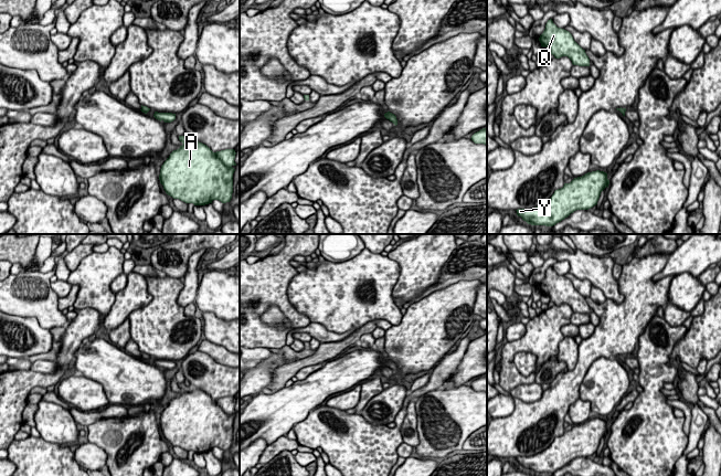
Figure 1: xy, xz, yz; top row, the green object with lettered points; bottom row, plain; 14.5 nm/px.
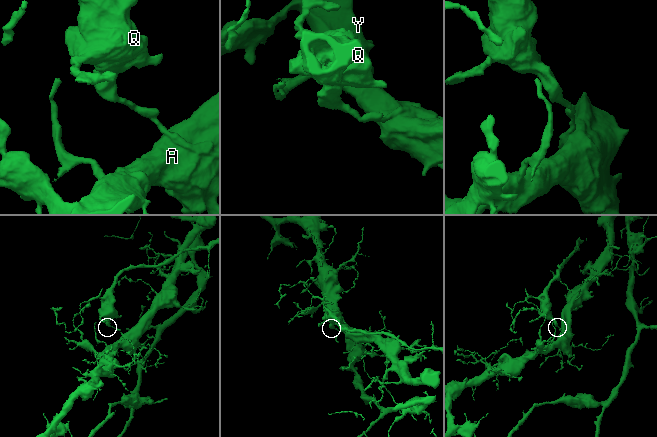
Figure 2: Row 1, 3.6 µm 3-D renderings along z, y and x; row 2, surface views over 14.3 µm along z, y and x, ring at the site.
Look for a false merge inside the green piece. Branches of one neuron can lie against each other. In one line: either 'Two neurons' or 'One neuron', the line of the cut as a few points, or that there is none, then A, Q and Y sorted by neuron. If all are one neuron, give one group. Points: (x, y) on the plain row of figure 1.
Two neurons. Split along xz (395, 366), (392, 369). Groups: A Y / Q

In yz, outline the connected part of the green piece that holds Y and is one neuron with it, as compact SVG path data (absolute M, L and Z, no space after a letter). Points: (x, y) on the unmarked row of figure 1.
M587 420L564 431L547 449L533 456L516 457L517 463L531 473L553 474L576 457L589 457L596 453L601 440L608 432L606 420Z

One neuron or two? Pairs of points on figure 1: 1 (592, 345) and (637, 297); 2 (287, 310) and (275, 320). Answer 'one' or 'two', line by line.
1: one
2: two

